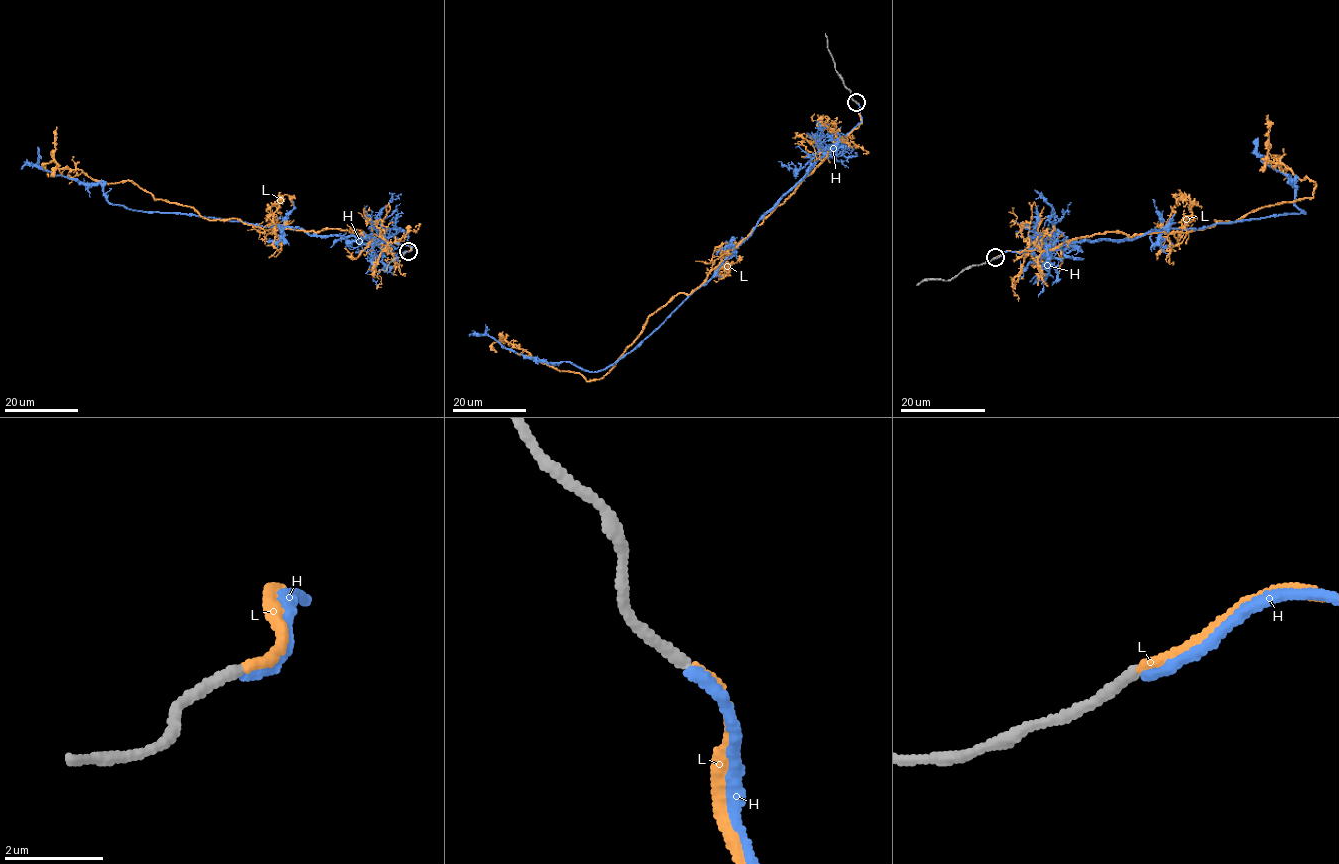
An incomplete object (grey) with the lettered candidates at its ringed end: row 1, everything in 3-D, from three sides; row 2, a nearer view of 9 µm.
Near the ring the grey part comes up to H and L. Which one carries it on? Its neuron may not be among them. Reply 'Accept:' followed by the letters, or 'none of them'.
Accept: L

